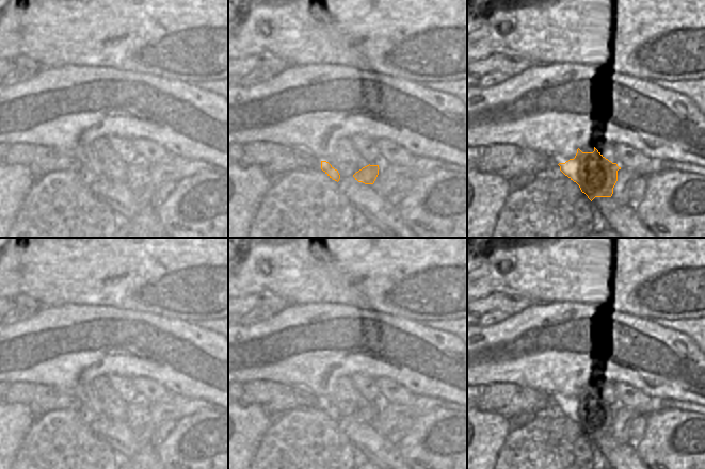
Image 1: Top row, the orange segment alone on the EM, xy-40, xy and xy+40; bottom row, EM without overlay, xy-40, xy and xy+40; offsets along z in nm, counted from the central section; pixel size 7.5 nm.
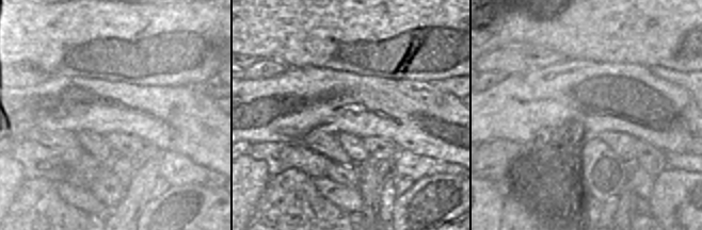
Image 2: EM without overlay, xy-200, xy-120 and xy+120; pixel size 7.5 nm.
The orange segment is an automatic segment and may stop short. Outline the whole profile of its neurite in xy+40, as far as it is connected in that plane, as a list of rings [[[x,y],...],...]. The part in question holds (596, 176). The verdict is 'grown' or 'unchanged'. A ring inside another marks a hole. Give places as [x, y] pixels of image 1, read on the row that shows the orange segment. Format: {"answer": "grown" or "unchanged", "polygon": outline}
{"answer": "grown", "polygon": [[[592,141],[580,144],[574,159],[559,163],[560,171],[576,182],[592,201],[595,197],[611,197],[621,167],[606,159]]]}

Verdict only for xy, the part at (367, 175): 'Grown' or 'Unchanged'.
Grown

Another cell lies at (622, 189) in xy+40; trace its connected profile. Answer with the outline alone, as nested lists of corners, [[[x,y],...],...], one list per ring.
[[[627,169],[618,171],[618,181],[613,188],[612,198],[621,206],[628,206],[630,203],[630,183],[637,175]]]

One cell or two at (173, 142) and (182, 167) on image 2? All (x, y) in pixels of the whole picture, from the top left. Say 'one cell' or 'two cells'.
two cells

